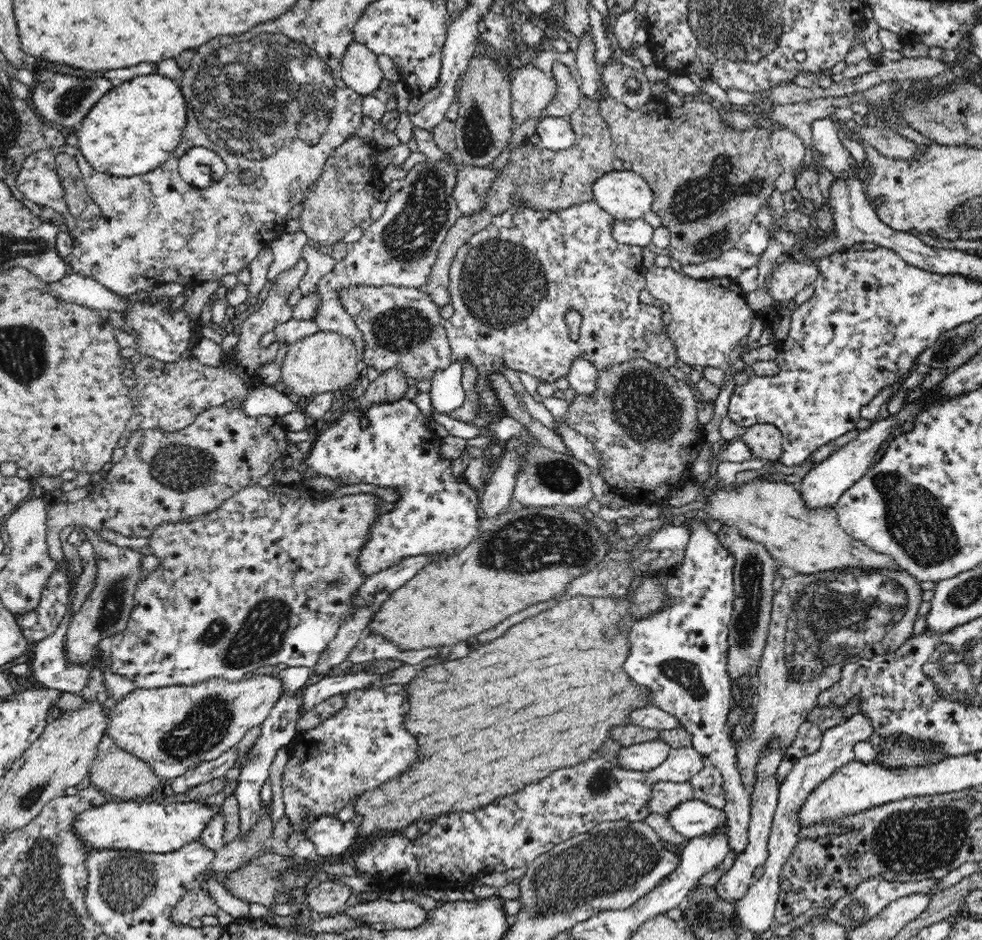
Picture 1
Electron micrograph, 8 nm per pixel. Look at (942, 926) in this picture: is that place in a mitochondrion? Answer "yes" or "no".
no

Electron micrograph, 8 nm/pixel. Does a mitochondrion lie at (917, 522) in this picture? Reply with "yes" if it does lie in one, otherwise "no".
yes

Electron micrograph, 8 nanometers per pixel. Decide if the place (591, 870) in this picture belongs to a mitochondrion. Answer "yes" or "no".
yes

